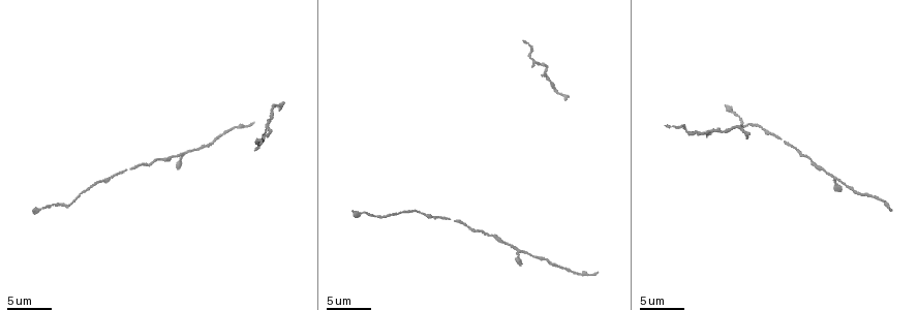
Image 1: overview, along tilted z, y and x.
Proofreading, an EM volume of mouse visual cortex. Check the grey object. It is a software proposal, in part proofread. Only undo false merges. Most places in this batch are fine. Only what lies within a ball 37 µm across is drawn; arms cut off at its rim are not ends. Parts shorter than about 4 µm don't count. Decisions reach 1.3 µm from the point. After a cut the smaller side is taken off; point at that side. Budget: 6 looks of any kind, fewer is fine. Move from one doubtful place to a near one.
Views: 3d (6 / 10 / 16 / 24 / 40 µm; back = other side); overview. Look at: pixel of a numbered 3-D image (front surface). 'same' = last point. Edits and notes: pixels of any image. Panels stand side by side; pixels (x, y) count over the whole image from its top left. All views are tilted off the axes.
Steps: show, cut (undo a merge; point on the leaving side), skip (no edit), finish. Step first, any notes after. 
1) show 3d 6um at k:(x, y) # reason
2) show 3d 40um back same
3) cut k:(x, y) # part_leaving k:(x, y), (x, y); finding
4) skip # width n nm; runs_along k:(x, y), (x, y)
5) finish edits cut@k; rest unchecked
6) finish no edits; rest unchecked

show 3d 10um at 1:(843, 184) # thin neck

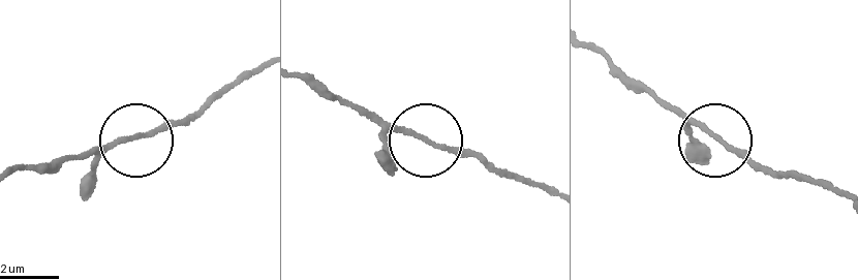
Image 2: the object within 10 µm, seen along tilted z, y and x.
skip # runs_along 2:(313, 73), (349, 101), (432, 144), (476, 156), (501, 176); all the same cell

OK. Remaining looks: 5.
show 3d 6um at 1:(813, 166)

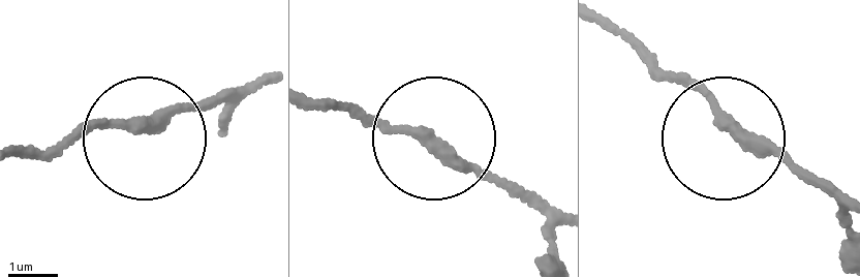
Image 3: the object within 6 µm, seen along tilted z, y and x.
show 3d 6um back at 3:(425, 135) # from behind

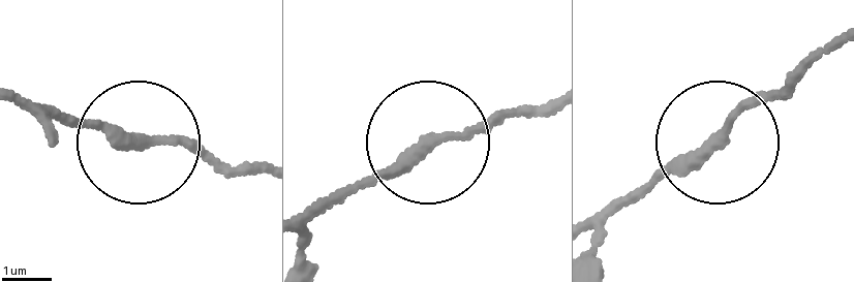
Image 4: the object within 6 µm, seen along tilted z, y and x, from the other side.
skip # runs_along 4:(721, 140), (736, 114), (792, 79); all the same cell

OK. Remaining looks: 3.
show 3d 10um at 1:(761, 126) # thick turns thin

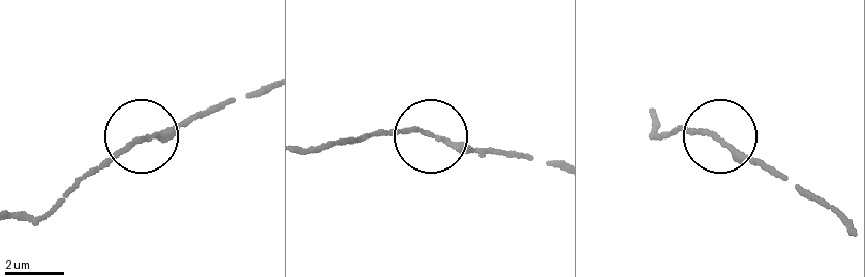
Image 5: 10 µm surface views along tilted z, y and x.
skip # runs_along 5:(845, 220), (715, 130), (682, 125); one cell here

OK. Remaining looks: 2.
finish no edits; rest unchecked

